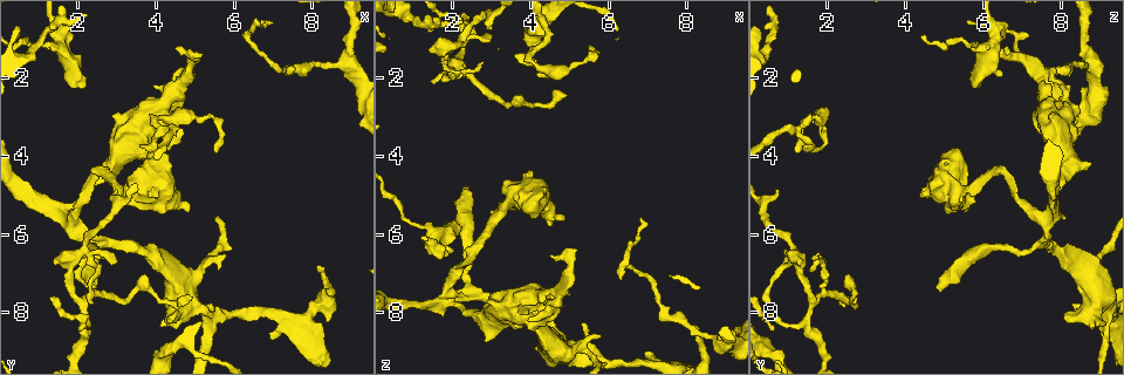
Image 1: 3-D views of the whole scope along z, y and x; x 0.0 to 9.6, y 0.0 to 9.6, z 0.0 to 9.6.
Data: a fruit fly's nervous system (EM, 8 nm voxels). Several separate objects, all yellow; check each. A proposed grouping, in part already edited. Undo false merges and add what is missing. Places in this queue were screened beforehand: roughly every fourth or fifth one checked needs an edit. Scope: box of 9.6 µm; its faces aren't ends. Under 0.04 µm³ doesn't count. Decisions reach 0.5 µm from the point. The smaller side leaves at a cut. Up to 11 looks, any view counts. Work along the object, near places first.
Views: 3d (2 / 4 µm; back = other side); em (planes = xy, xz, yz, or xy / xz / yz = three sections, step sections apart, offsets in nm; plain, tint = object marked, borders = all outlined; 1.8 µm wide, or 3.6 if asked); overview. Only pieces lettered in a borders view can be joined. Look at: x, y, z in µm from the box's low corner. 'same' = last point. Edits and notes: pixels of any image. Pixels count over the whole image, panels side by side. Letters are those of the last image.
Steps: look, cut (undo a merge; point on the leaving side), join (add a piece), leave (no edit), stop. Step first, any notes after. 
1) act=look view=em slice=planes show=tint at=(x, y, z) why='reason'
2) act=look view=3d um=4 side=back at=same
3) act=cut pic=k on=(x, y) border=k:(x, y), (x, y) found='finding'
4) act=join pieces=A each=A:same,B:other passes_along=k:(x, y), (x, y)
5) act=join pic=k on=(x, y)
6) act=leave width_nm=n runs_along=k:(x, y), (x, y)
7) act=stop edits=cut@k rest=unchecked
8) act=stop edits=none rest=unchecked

act=look view=em um=3.6 slice=yz step=8 show=plain at=(1.95, 5.65, 7.60) why='four arms meet'

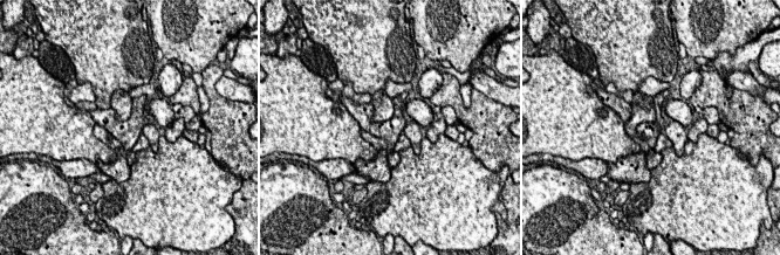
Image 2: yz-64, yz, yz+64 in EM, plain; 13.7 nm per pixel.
act=look view=em um=3.6 slice=yz step=8 show=borders at=same why='see the neighbours'

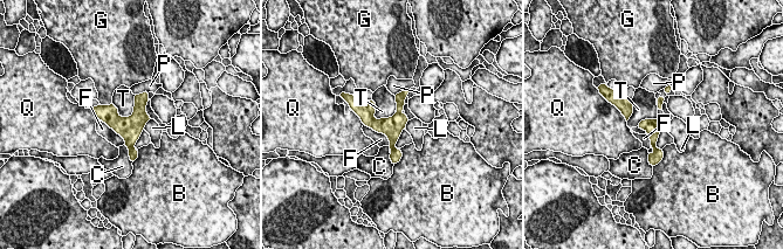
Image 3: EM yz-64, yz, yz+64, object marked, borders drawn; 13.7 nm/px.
act=leave each=B:other,C:other,F:other,G:other,L:other,P:other,Q:other,T:other border=3:(135, 95), (134, 111), (121, 117) found='continuous, no second neuron'

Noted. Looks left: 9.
act=look view=3d um=4 at=(3.70, 4.85, 5.05) why='thick turns thin'

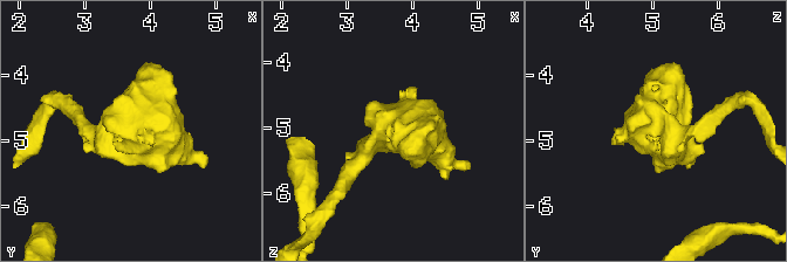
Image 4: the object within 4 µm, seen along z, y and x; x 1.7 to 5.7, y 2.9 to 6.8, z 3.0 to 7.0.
act=look view=em um=3.6 slice=xz step=8 show=tint at=(3.65, 4.80, 5.10) why='need the tissue'

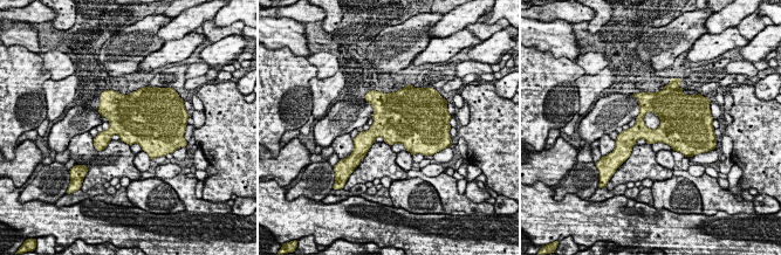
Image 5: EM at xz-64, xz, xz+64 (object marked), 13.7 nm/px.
act=look view=em um=3.6 slice=yz step=4 show=borders at=same

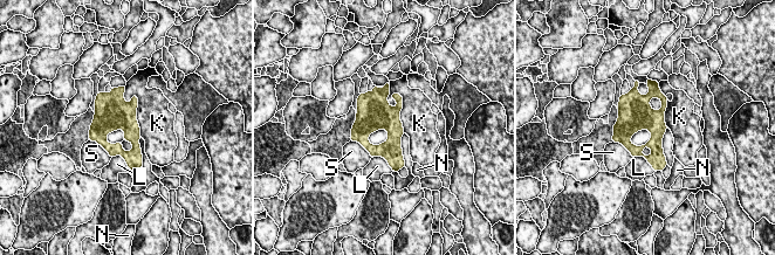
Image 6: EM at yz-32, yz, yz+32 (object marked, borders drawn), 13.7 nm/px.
act=leave each=K:other,L:other,N:other,S:other border=6:(389, 89), (402, 97), (404, 132) found='continuous, no second neuron'

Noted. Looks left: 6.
act=look view=3d um=4 at=(4.35, 3.00, 1.80) why='thick turns thin'

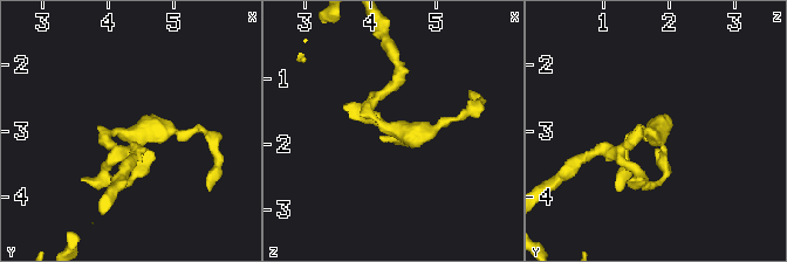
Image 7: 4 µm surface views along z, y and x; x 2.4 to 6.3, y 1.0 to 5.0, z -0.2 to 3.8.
act=look view=em slice=planes show=tint at=(4.35, 3.00, 1.80)

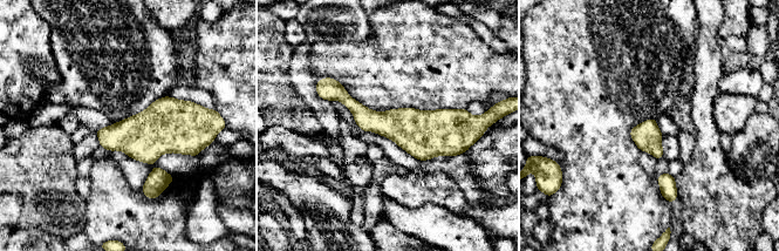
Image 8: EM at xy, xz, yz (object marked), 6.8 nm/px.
act=look view=em slice=planes show=borders at=same why='what lies round it'

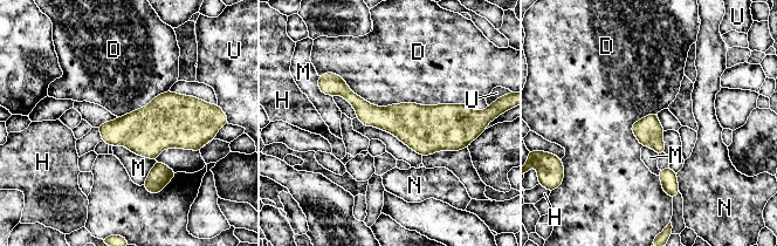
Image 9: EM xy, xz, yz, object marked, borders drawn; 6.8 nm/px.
act=leave each=D:other,H:other,M:other,N:other,U:other border=9:(328, 72), (377, 106), (467, 104) found='one neuron here'

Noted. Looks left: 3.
act=look view=em slice=yz step=4 show=borders at=(2.05, 2.25, 5.85) why='an open end'

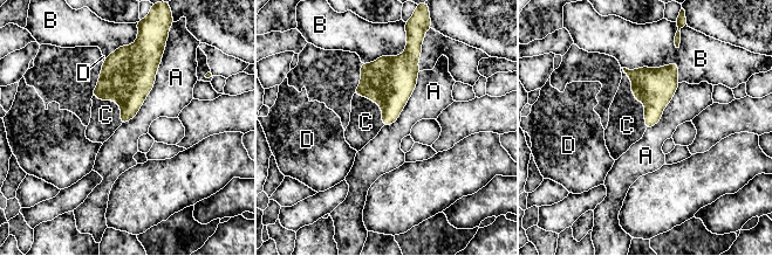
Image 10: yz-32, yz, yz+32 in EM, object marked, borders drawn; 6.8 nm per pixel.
act=look view=em slice=planes show=borders at=same why='cut it another way'

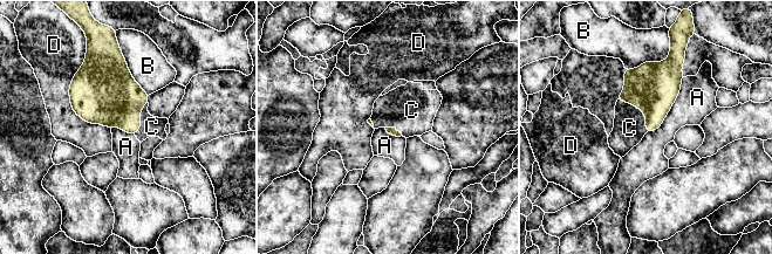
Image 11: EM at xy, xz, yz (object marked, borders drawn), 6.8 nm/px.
act=join pieces=C each=A:other,B:other,C:same,D:other found='the neuron continues'

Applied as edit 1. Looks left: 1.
act=stop edits=join@11 rest=unchecked

